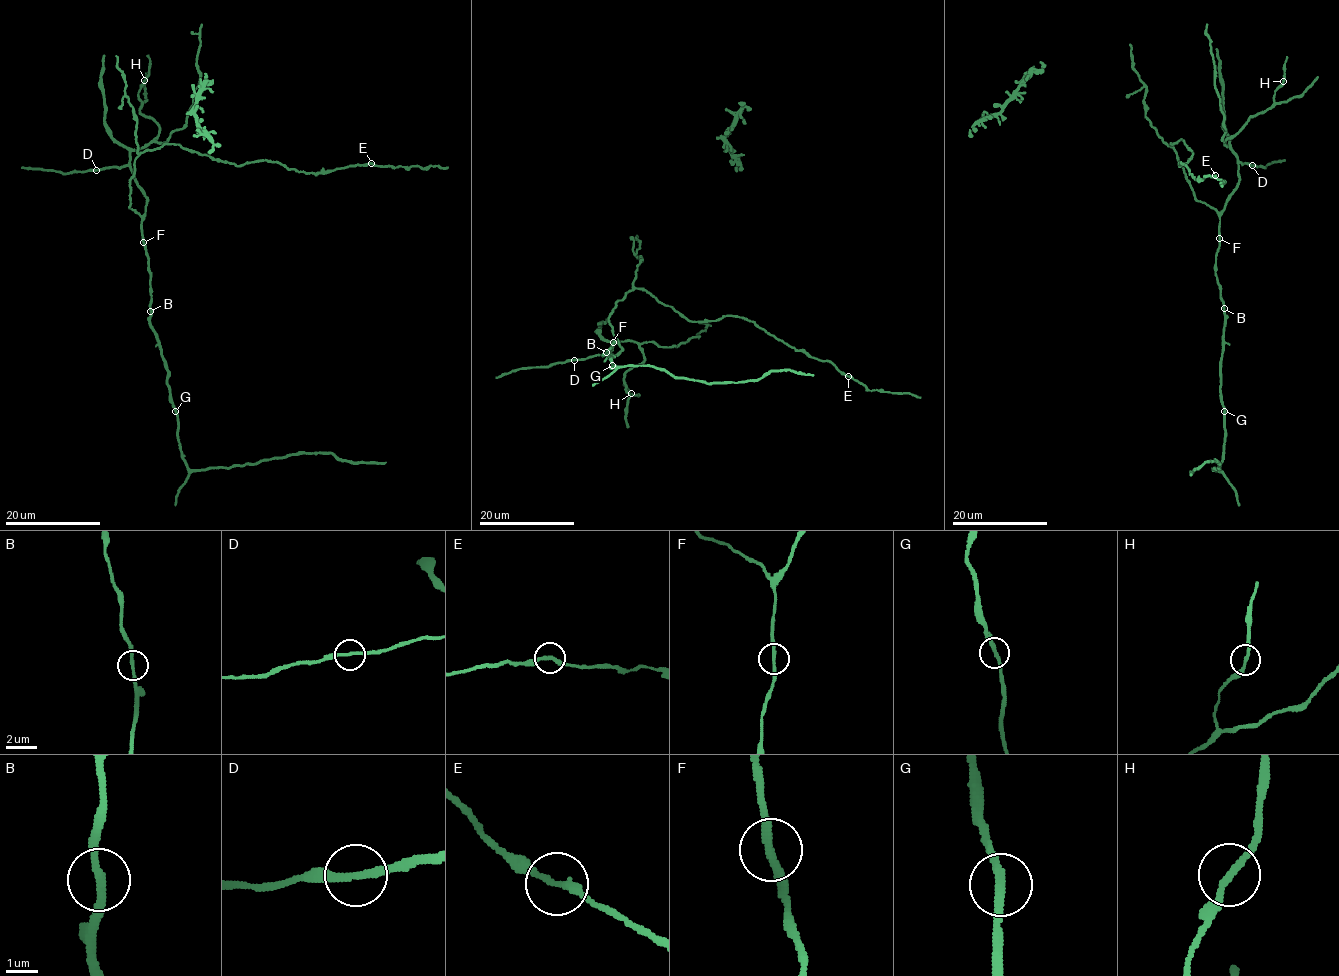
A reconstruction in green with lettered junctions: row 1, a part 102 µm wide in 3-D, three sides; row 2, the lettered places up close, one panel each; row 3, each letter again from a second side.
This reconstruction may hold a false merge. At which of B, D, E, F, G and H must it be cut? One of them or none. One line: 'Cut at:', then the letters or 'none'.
Cut at: none

